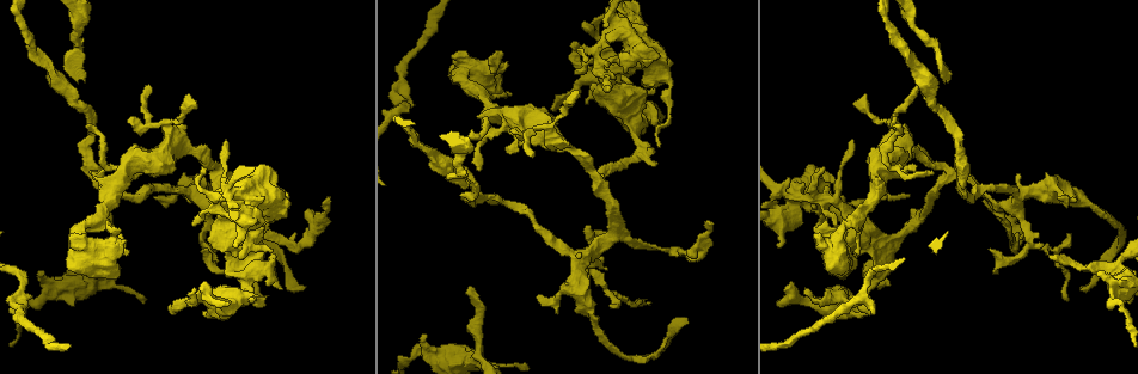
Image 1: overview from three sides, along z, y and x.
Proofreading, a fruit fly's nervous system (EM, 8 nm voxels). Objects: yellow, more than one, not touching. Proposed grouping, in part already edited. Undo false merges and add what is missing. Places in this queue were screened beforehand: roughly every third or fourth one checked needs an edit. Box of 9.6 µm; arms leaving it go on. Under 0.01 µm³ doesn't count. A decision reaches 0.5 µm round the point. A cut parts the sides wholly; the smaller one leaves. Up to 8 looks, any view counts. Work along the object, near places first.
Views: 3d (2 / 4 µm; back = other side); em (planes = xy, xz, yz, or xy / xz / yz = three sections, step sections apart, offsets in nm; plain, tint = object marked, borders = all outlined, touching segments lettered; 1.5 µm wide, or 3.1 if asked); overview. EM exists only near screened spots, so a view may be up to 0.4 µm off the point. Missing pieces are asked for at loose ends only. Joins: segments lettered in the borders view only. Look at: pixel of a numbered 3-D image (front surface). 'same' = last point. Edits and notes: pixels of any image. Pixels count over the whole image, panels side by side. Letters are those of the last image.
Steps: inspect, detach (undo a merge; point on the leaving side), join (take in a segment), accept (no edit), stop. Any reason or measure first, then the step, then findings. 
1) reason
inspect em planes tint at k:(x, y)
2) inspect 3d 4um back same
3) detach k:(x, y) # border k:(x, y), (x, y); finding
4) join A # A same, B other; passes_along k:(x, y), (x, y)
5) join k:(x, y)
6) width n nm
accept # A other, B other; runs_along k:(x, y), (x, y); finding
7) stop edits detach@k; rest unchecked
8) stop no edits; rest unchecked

branch stops here
inspect 3d 4um at 1:(240, 245)

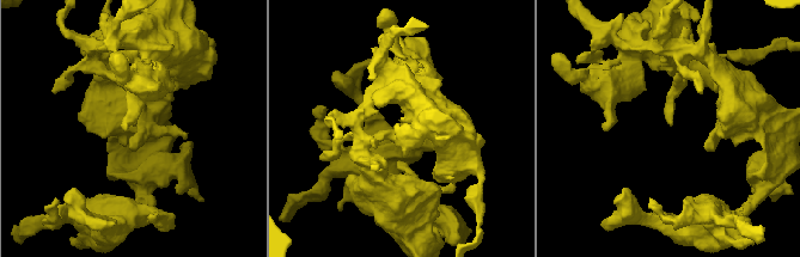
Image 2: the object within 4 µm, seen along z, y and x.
need the tissue
inspect em planes tint at 2:(671, 125)

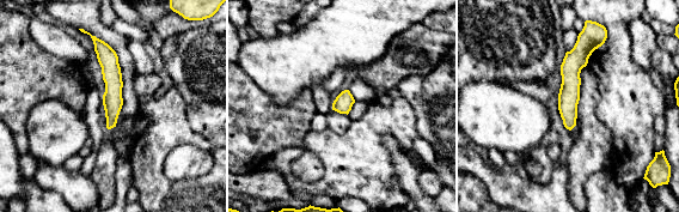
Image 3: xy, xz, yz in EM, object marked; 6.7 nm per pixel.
what lies round it
inspect em planes borders same

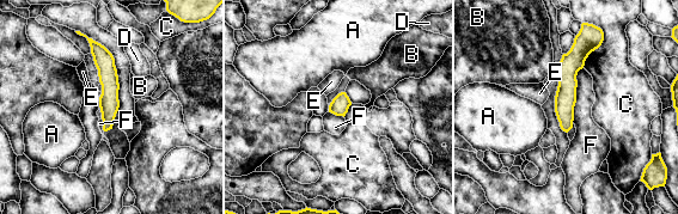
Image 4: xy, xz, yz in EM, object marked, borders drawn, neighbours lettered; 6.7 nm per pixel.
accept # A other, B other, C other, D other, E other, F other; border 4:(582, 67), (576, 75), (572, 122); no lettered segment goes on from it

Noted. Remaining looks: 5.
a narrow waist
inspect em yz step 4 tint at 1:(670, 90)

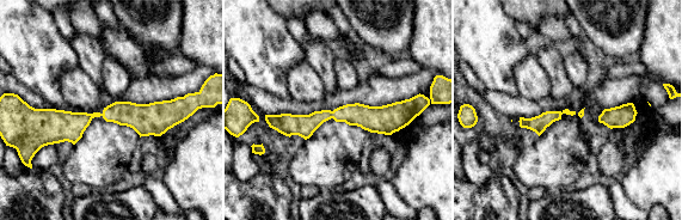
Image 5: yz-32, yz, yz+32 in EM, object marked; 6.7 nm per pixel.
inspect em planes borders same

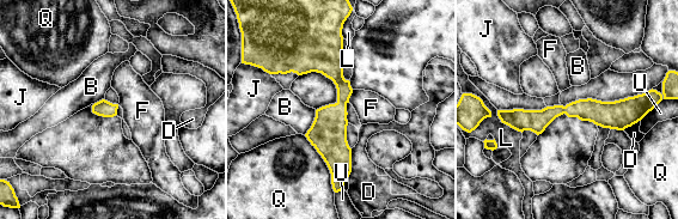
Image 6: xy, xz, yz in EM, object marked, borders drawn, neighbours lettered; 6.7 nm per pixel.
accept # B other, D other, F other, J other, L other, Q other, U other; runs_along 6:(335, 37), (341, 181); all the same cell

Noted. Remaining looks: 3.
free end
inspect 3d 4um at 1:(72, 236)

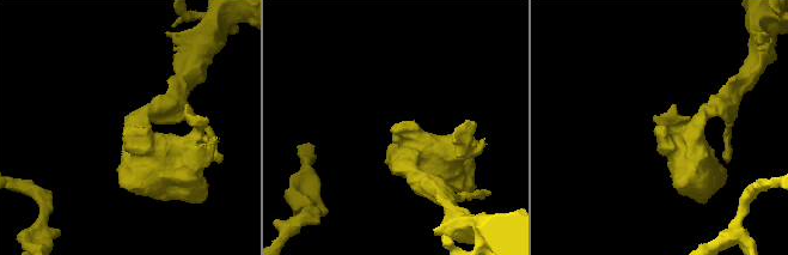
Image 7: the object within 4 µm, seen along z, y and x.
need the tissue
inspect em xy step 8 borders at 7:(661, 130)

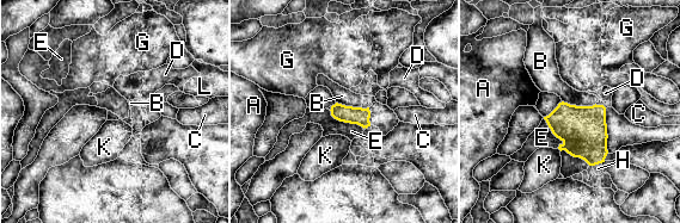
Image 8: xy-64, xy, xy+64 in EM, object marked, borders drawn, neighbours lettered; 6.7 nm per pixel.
longest_contact E 260 nm
accept # A other, B other, C other, D other, E other, G other, H other, K other, L other; no lettered segment goes on from it

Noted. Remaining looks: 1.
stop no edits; rest unchecked

